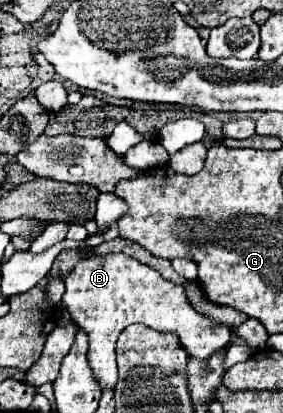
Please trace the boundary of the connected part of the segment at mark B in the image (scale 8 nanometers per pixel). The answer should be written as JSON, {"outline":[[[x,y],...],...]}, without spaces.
{"outline":[[[107,254],[107,256],[93,256],[87,260],[81,260],[71,274],[65,280],[65,294],[61,298],[61,302],[65,304],[67,312],[71,314],[71,320],[89,336],[89,352],[87,352],[87,360],[91,364],[93,376],[99,384],[101,390],[113,390],[117,384],[117,362],[115,362],[115,342],[117,336],[135,322],[151,322],[151,328],[159,328],[161,332],[175,332],[183,344],[183,348],[187,350],[189,356],[199,356],[199,358],[207,358],[213,352],[217,352],[219,348],[227,346],[231,342],[231,330],[215,320],[205,318],[203,314],[199,314],[189,300],[185,298],[185,288],[177,286],[169,280],[165,280],[157,270],[143,266],[141,262],[133,260],[127,254]]]}

